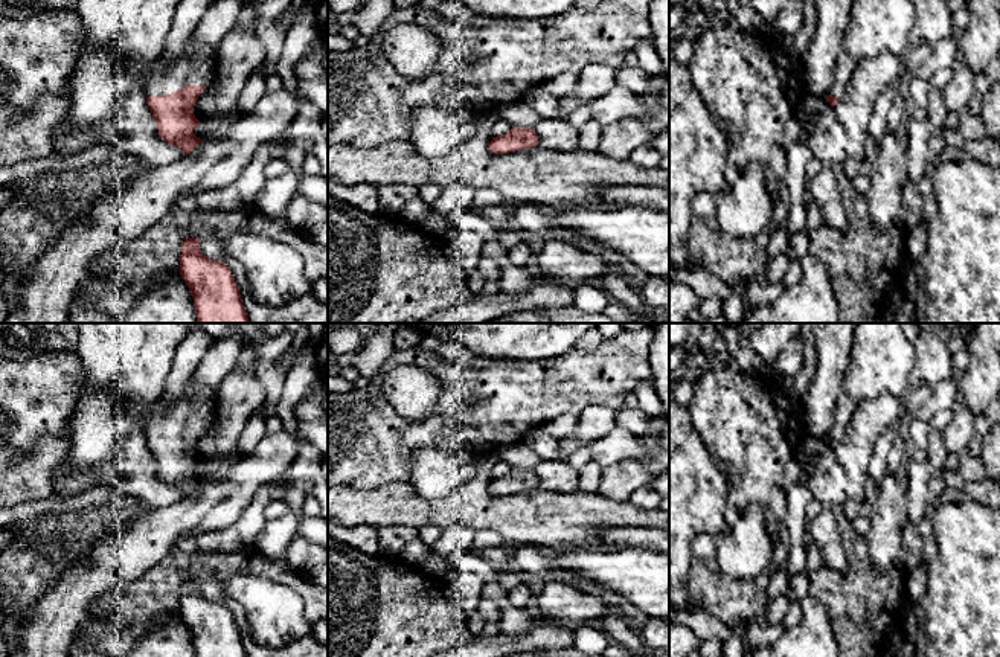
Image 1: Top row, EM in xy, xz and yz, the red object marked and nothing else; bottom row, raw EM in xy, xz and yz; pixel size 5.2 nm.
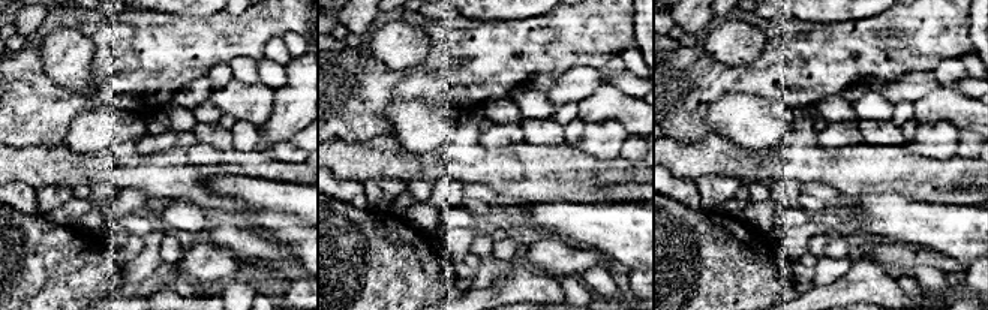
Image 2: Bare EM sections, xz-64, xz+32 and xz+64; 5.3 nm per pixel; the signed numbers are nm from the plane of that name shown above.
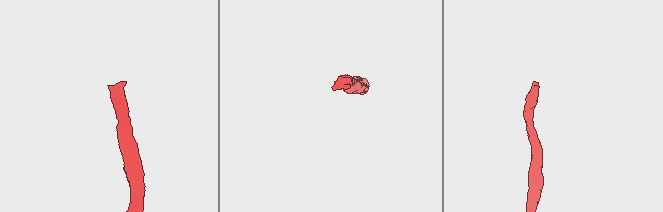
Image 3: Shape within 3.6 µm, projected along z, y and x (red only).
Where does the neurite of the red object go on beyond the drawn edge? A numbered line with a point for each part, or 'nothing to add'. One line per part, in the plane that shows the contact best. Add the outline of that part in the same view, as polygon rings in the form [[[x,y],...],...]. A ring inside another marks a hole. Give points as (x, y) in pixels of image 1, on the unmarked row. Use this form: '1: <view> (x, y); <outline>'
1: xy (195, 407); [[[191,381],[169,409],[163,409],[163,393],[149,418],[146,437],[163,437],[184,427],[209,427],[215,410],[216,392],[198,390]]]

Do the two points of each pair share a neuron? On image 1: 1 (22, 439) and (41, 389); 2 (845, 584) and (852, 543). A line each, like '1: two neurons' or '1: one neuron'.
1: one neuron
2: one neuron

